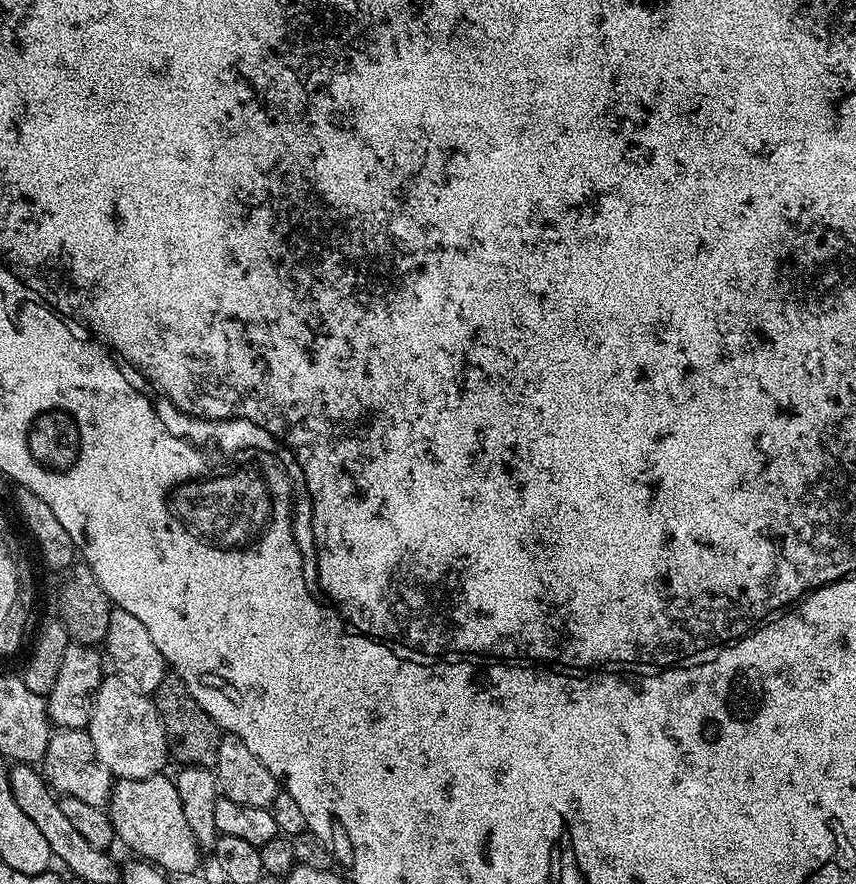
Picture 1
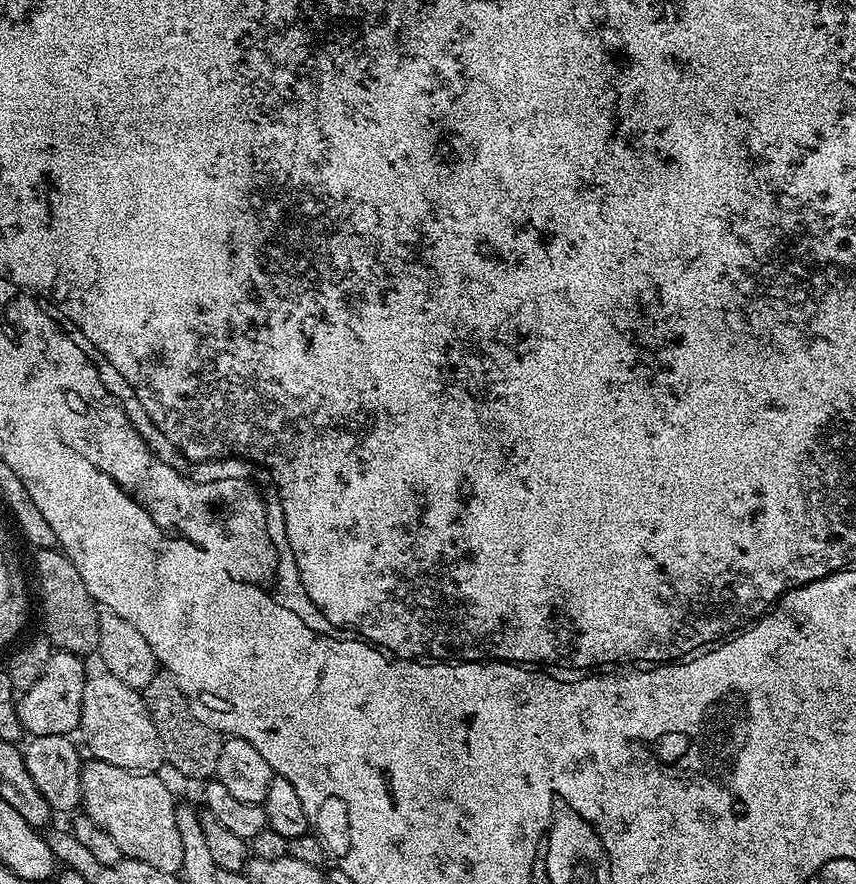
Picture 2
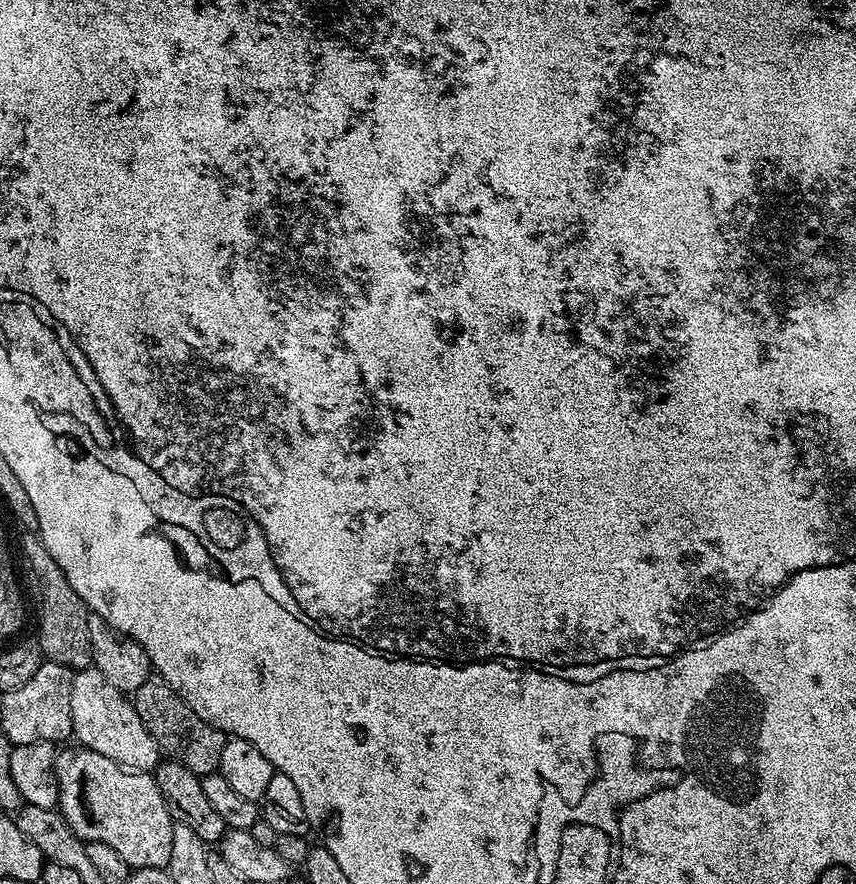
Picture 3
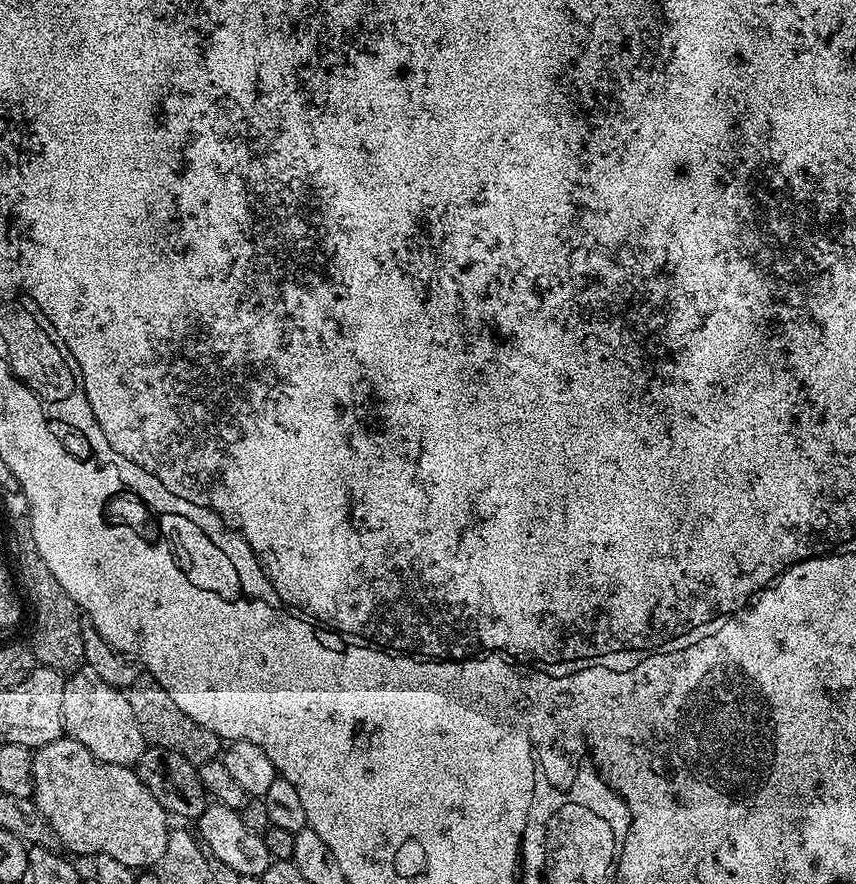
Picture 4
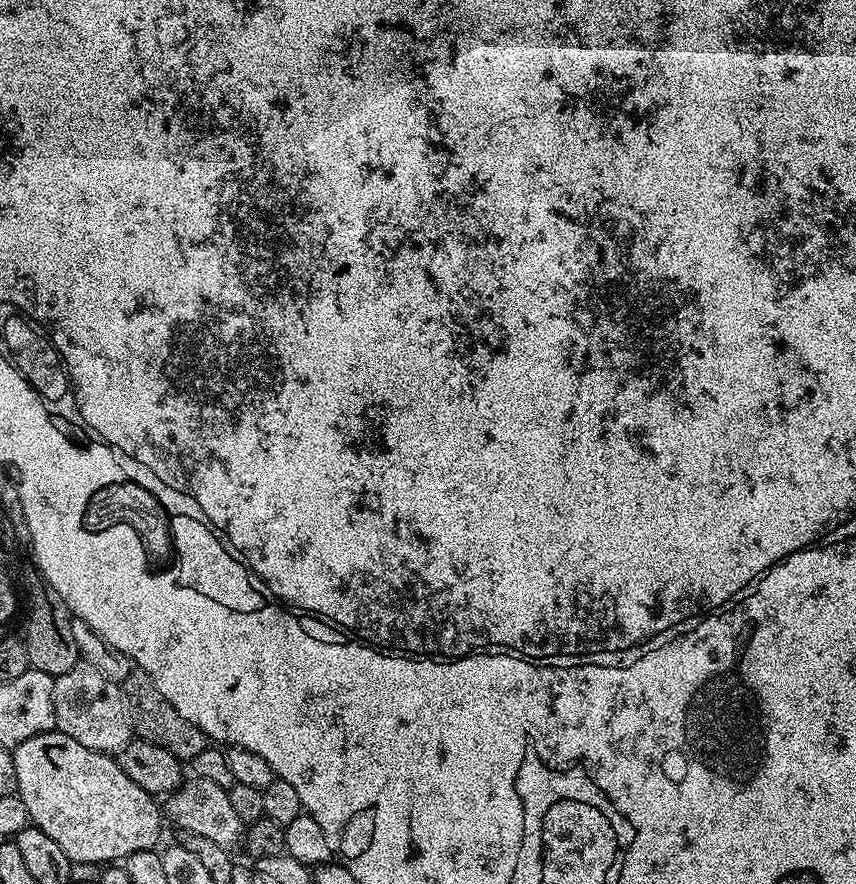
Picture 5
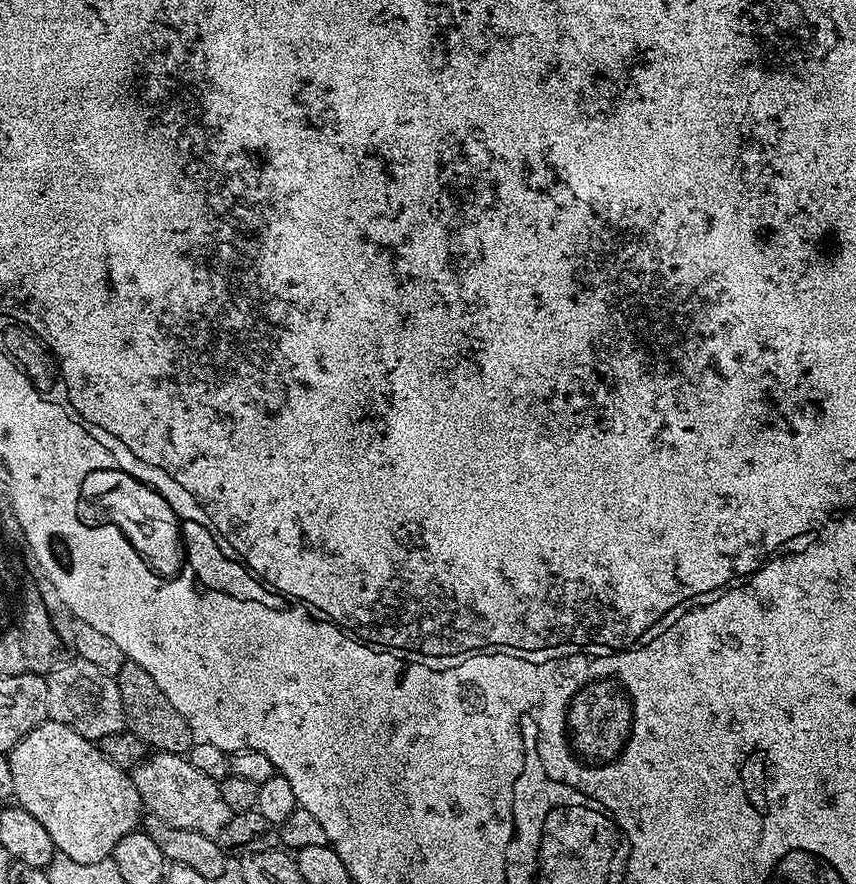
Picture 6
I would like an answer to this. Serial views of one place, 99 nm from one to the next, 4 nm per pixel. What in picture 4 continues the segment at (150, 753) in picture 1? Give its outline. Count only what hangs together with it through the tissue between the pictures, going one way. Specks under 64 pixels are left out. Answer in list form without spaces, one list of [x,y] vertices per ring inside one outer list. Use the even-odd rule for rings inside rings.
[[[81,667],[65,679],[62,718],[65,733],[82,742],[94,758],[107,764],[125,766],[135,766],[142,758],[146,741],[138,726],[138,718],[134,718],[134,710],[130,710],[127,695],[121,689],[102,682],[92,668]]]

